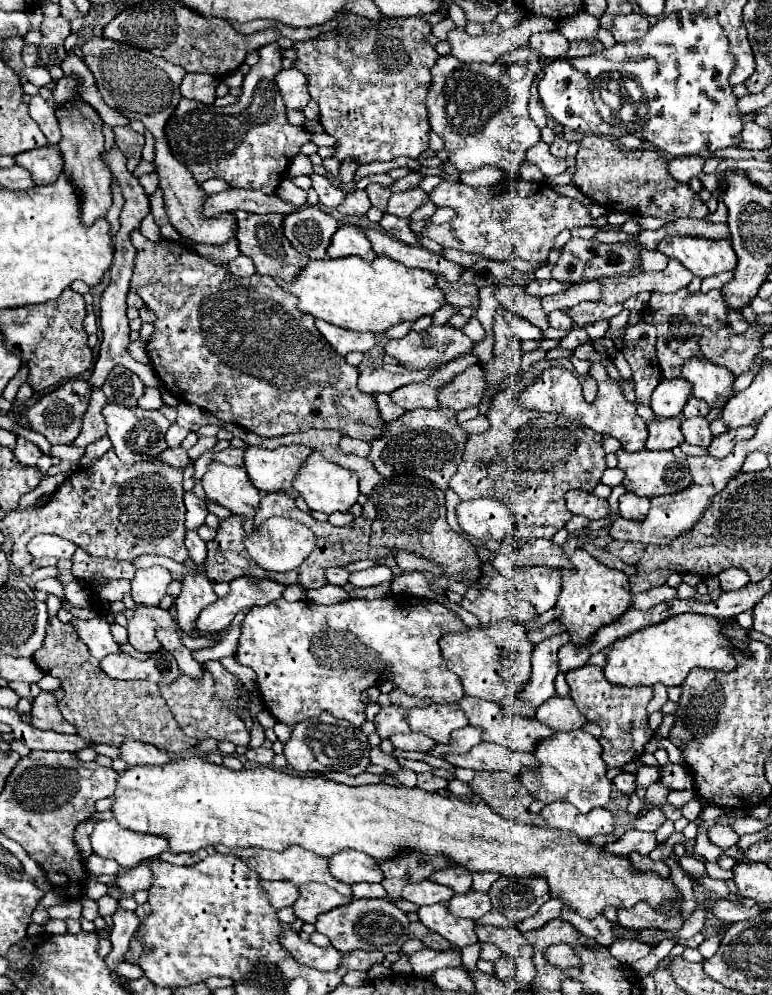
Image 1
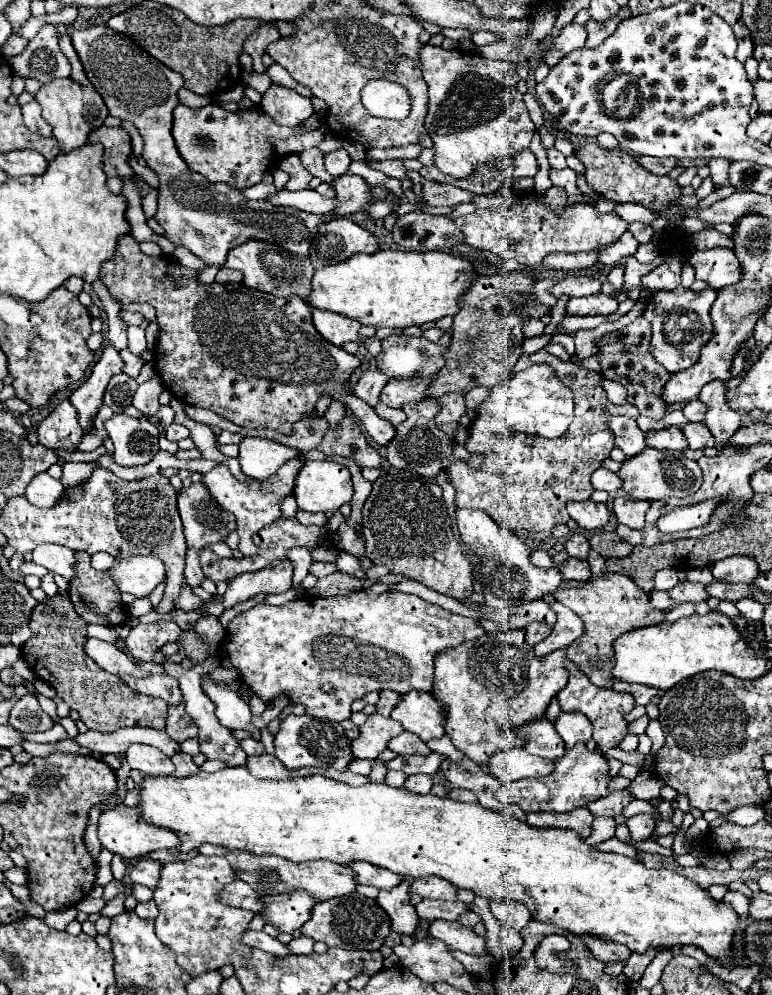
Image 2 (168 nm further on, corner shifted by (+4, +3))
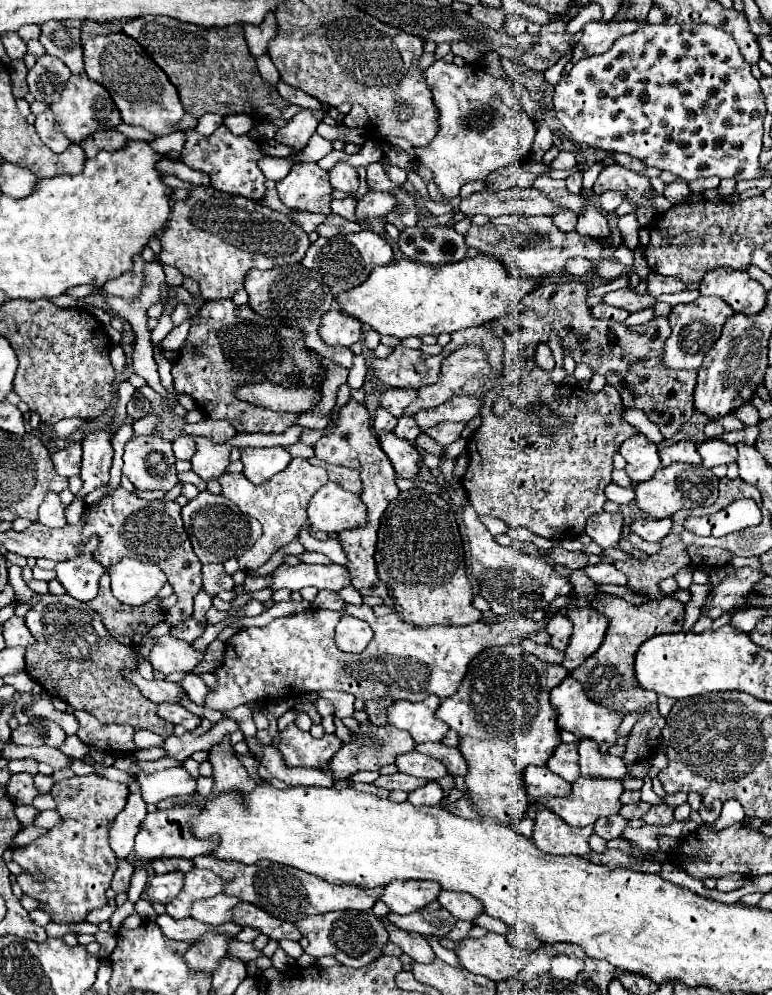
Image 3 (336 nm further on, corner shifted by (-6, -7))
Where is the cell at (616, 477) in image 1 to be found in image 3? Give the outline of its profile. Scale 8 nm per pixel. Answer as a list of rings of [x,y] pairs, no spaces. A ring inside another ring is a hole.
[[[610,483],[606,487],[606,497],[618,505],[622,503],[630,503],[634,499],[634,489],[632,487],[620,487],[616,483]]]

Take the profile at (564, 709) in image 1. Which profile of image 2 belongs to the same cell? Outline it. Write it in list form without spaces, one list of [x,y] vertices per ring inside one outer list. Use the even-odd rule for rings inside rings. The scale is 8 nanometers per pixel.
[[[560,713],[554,721],[558,735],[564,739],[566,747],[572,747],[578,741],[588,741],[592,737],[592,723],[580,713]]]

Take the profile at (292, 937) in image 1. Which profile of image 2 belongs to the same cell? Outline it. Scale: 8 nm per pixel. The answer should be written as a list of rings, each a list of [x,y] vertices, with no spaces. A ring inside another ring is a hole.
[[[246,931],[242,941],[244,941],[246,945],[250,945],[250,947],[258,947],[258,949],[262,949],[262,951],[268,951],[268,953],[276,955],[276,957],[294,955],[288,945],[284,945],[284,943],[278,941],[276,937],[270,937],[270,935],[264,933],[264,931]]]

